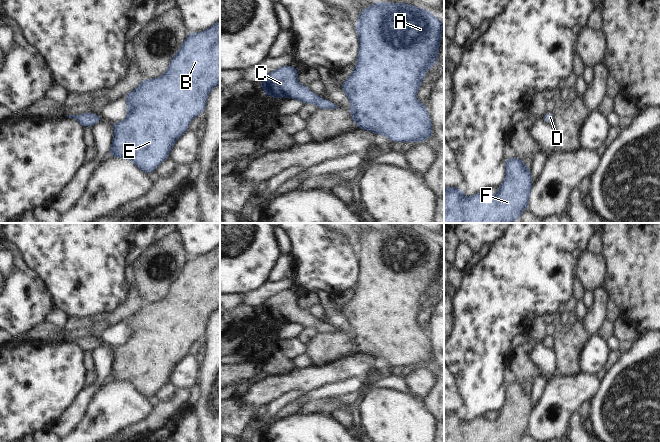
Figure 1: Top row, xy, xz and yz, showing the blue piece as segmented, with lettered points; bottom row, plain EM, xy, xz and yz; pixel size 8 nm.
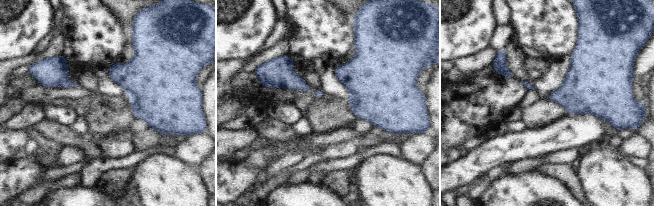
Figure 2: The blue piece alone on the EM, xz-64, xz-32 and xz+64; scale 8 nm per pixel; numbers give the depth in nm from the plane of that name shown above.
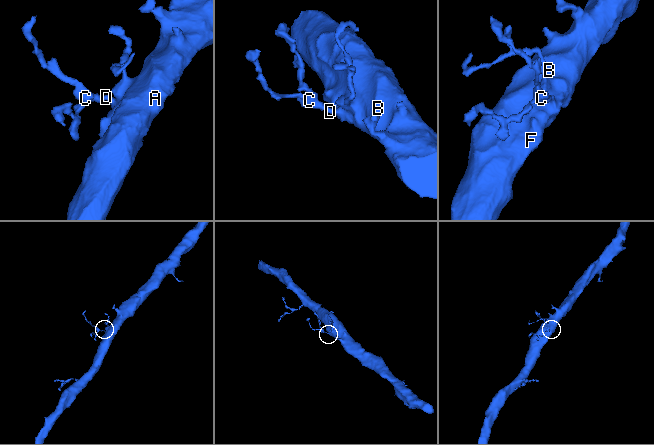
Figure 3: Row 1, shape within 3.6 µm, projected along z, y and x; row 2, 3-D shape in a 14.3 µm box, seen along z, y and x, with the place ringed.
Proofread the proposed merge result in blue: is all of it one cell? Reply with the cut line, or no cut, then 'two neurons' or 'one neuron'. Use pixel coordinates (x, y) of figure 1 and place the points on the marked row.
cut none; one neuron

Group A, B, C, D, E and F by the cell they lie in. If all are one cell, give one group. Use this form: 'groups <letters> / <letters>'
groups A B C D E F

